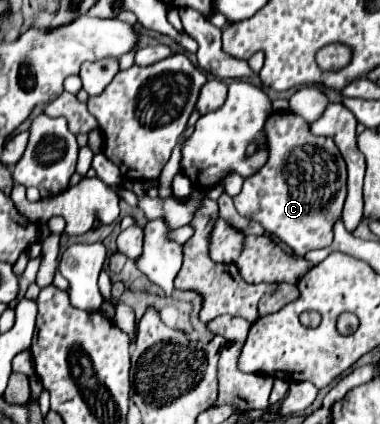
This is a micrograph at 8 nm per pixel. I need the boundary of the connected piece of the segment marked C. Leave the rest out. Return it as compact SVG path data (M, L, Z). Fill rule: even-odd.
M274 111L264 125L268 161L250 177L244 179L242 191L232 197L236 211L242 217L258 221L266 233L276 235L296 255L306 255L312 249L322 249L332 243L334 223L342 215L346 199L346 163L330 137L316 137L310 131L310 123L292 111Z

